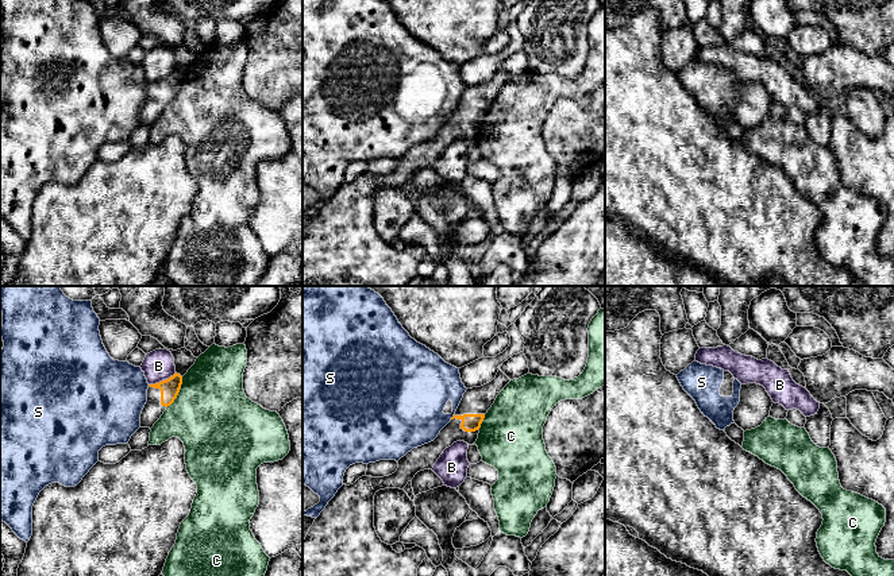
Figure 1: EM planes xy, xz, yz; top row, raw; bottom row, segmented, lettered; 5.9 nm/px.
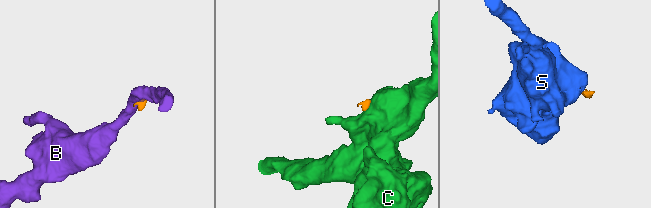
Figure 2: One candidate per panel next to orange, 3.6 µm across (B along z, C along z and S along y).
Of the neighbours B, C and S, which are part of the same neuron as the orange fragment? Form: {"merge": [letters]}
{"merge": []}

